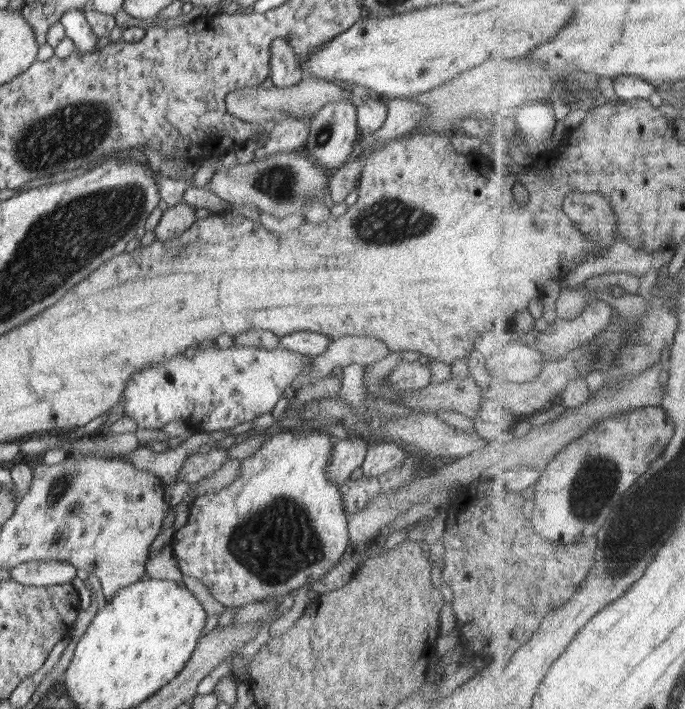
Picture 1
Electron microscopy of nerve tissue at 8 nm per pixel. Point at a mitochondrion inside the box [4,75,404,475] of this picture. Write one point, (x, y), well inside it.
(73, 131)

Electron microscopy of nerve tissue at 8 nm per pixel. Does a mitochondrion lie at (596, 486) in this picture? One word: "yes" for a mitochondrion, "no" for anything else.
yes

